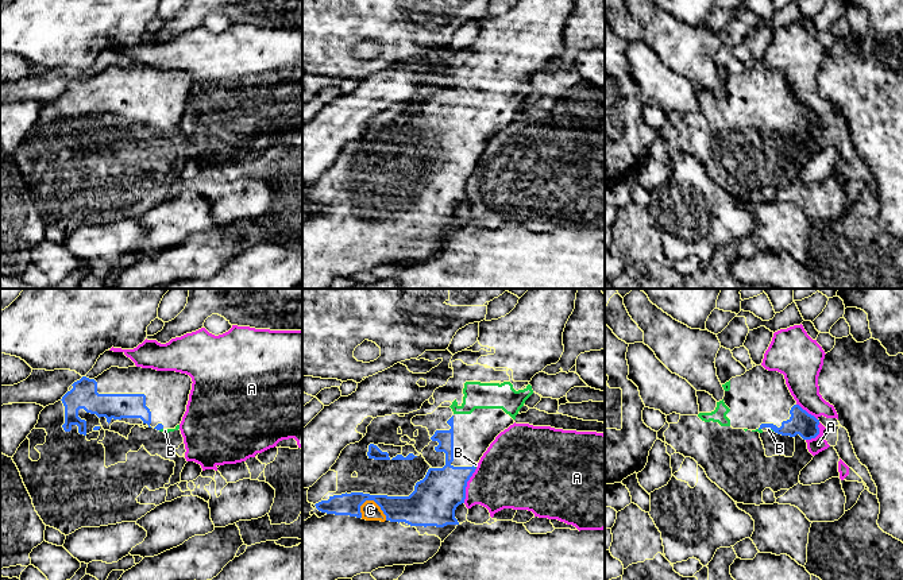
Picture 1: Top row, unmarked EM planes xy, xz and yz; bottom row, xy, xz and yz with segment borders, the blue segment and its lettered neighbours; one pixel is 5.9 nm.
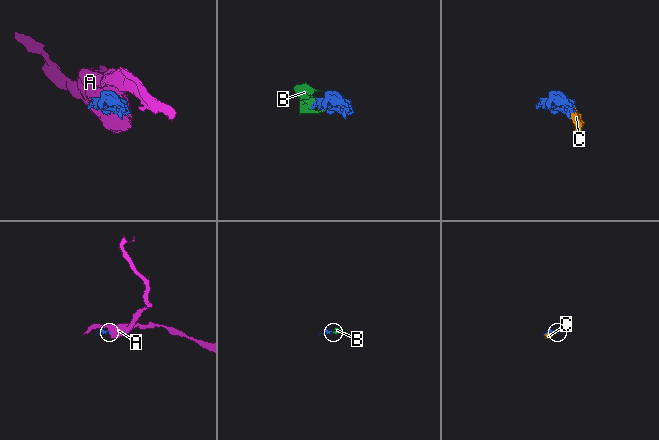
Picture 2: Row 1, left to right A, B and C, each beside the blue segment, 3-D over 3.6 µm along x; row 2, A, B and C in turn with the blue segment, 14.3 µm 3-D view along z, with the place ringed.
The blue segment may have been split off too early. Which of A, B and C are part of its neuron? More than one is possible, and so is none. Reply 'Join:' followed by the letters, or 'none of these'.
Join: B, C

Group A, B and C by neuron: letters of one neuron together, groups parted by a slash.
A / B C

